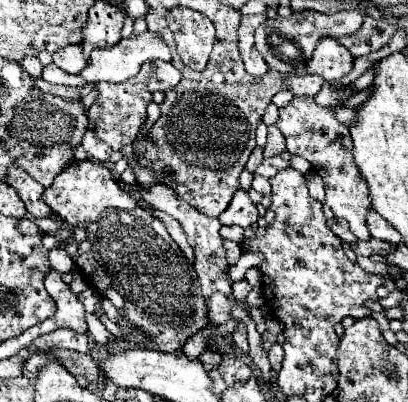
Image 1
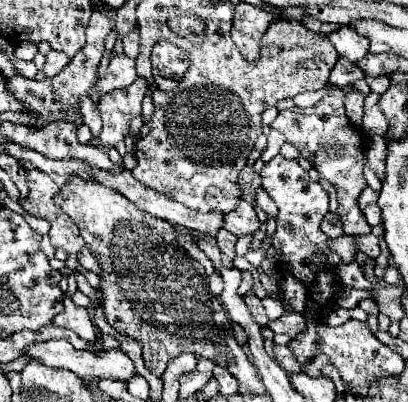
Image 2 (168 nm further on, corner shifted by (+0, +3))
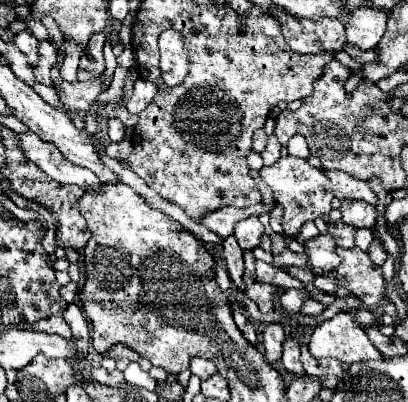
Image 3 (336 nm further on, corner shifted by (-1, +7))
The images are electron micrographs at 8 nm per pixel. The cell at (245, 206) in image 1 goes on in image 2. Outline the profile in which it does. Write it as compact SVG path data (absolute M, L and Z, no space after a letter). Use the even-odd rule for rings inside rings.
M242 199L238 209L234 213L226 215L224 229L234 233L236 237L242 237L242 235L248 235L248 233L256 233L260 229L260 221L256 217L254 207Z

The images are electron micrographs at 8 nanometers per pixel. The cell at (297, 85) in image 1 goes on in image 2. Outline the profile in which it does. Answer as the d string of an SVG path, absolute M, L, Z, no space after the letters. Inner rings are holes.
M344 57L338 59L338 65L330 73L330 83L336 87L346 87L358 79L364 79L364 71L356 63L352 63Z

